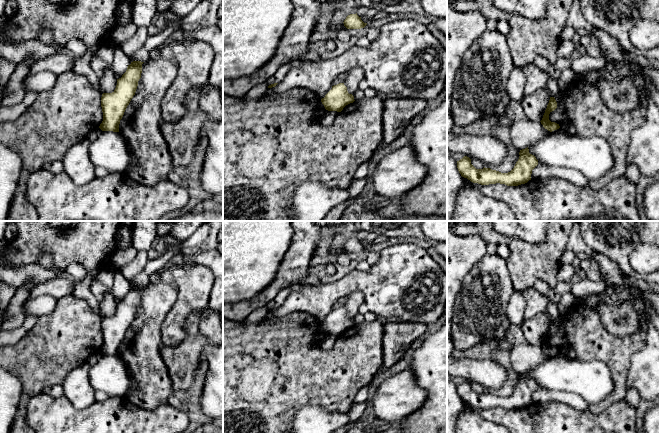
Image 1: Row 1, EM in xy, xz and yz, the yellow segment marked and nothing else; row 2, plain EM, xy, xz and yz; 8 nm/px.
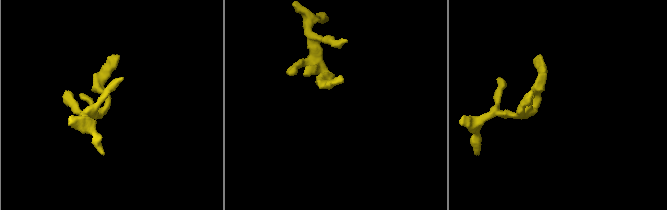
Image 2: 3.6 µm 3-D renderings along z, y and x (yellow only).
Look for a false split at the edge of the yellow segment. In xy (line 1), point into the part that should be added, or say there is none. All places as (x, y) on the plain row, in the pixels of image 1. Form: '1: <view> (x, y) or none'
1: none

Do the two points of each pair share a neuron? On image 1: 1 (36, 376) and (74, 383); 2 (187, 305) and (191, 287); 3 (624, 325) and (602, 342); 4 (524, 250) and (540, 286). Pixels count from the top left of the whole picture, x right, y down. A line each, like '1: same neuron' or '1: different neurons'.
1: different neurons
2: same neuron
3: different neurons
4: different neurons

